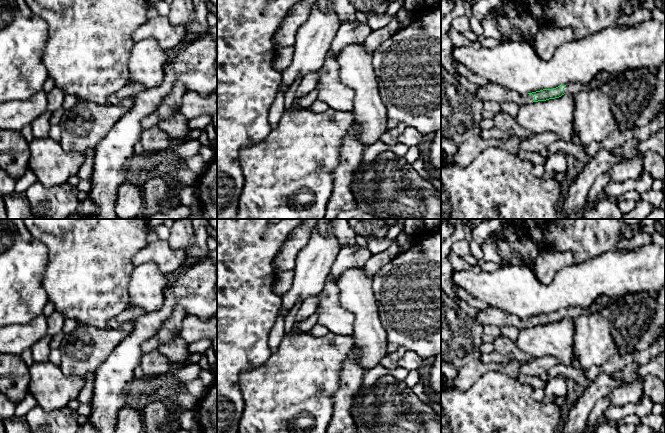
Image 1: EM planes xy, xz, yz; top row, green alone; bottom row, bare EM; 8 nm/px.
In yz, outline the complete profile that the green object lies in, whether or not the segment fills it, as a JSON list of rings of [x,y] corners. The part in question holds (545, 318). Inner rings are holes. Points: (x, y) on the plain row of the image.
[[[596,302],[591,304],[588,308],[572,307],[561,309],[553,313],[543,313],[540,315],[521,319],[517,316],[506,314],[505,312],[488,306],[486,309],[478,310],[475,318],[482,326],[496,325],[498,327],[514,326],[519,330],[530,328],[532,326],[546,325],[549,323],[559,322],[565,317],[575,319],[581,315],[594,314],[602,311],[605,307]]]

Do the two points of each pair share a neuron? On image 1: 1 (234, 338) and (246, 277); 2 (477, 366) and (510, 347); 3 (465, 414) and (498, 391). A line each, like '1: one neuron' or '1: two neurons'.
1: one neuron
2: two neurons
3: one neuron

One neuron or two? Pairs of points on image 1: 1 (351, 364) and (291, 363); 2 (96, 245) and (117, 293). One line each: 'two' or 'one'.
1: two
2: one

